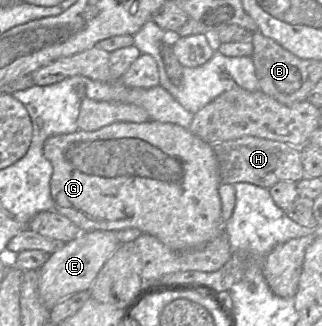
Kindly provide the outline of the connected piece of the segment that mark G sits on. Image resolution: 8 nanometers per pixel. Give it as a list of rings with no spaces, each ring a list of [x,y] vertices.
[[[149,120],[143,123],[116,122],[96,131],[78,130],[75,133],[55,135],[47,138],[44,142],[43,154],[53,167],[50,190],[55,202],[56,212],[72,221],[81,232],[119,231],[136,228],[143,234],[156,237],[171,250],[188,251],[203,247],[224,230],[221,201],[218,194],[220,185],[219,164],[215,152],[211,144],[179,125]]]

